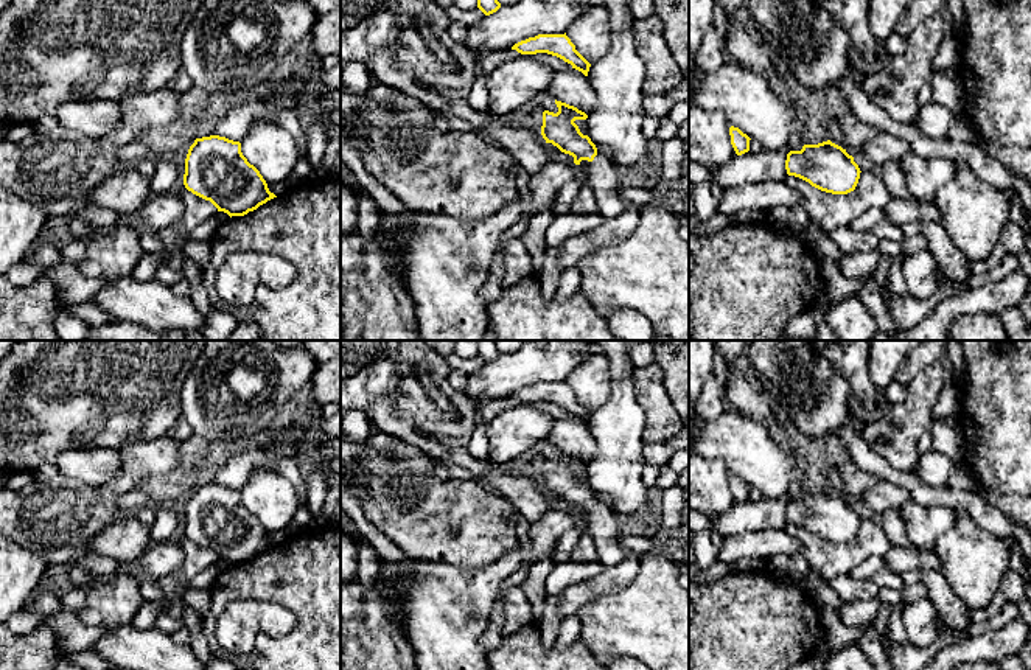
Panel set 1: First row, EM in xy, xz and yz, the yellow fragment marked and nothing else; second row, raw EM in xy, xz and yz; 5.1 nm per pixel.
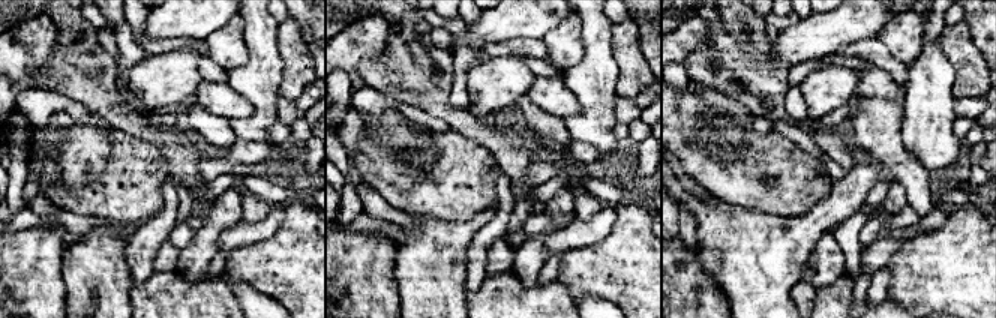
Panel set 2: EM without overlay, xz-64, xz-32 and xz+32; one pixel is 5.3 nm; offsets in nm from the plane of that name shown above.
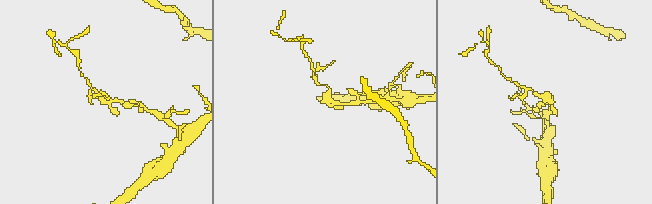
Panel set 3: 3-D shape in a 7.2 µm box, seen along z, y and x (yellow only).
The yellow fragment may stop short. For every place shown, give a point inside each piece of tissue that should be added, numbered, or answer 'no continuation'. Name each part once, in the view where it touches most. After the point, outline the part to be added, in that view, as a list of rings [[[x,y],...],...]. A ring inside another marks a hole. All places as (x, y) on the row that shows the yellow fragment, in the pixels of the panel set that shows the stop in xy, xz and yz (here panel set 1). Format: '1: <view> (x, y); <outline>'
1: xz (599, 174); [[[597,152],[592,162],[580,162],[578,177],[583,177],[592,190],[603,219],[614,219],[630,208],[619,193],[619,179],[613,160]]]

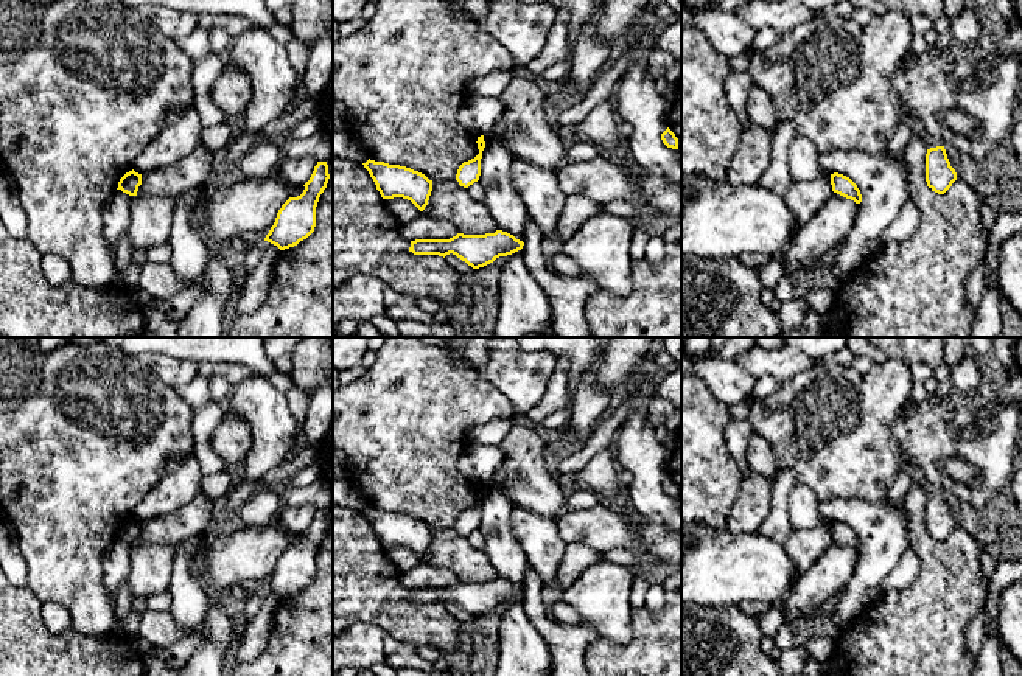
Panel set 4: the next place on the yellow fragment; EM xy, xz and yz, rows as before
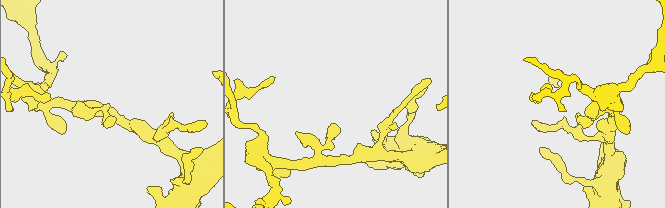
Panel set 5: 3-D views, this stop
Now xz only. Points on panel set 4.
no continuation

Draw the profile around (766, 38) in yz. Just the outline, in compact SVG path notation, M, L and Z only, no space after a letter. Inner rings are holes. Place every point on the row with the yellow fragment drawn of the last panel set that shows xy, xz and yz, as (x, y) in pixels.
M762 28L754 33L753 45L756 50L770 48L781 39L781 33L772 28Z

